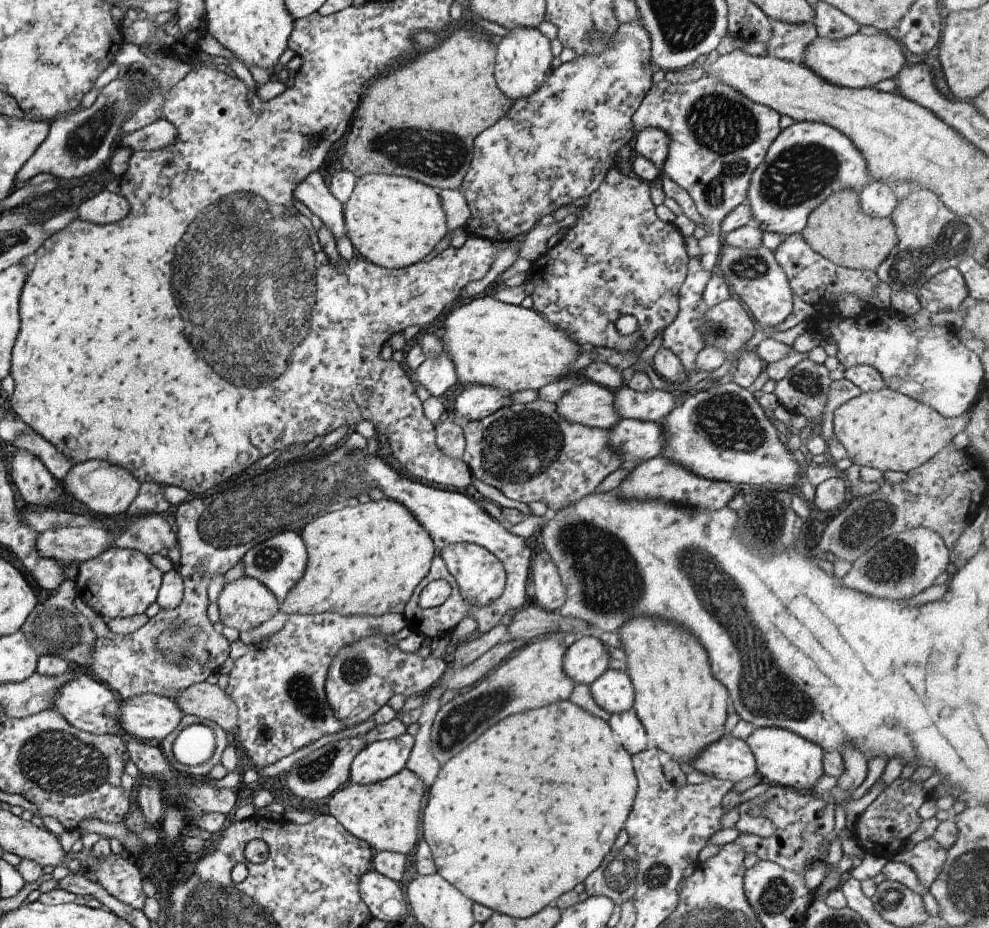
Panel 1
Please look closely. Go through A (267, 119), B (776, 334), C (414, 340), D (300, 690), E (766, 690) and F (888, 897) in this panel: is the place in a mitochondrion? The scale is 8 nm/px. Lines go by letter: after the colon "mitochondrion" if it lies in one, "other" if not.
A: other
B: other
C: other
D: mitochondrion
E: mitochondrion
F: mitochondrion

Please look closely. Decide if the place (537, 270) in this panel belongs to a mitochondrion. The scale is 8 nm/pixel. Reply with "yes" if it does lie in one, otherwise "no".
no

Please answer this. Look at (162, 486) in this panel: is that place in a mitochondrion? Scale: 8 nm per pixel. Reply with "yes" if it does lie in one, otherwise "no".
no

